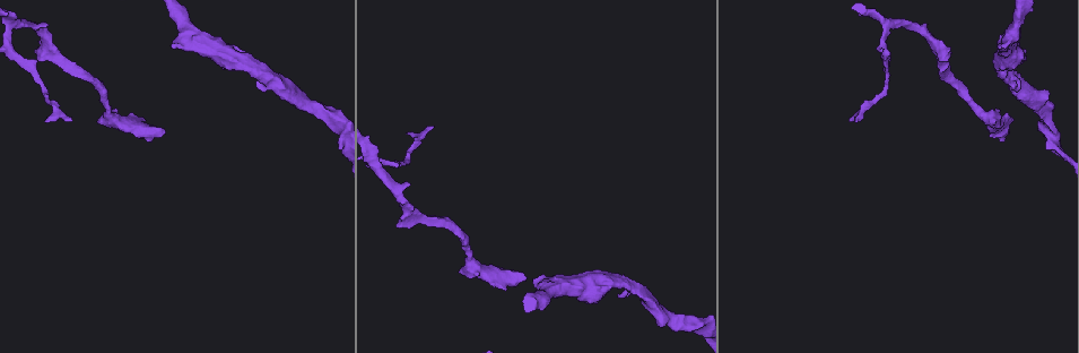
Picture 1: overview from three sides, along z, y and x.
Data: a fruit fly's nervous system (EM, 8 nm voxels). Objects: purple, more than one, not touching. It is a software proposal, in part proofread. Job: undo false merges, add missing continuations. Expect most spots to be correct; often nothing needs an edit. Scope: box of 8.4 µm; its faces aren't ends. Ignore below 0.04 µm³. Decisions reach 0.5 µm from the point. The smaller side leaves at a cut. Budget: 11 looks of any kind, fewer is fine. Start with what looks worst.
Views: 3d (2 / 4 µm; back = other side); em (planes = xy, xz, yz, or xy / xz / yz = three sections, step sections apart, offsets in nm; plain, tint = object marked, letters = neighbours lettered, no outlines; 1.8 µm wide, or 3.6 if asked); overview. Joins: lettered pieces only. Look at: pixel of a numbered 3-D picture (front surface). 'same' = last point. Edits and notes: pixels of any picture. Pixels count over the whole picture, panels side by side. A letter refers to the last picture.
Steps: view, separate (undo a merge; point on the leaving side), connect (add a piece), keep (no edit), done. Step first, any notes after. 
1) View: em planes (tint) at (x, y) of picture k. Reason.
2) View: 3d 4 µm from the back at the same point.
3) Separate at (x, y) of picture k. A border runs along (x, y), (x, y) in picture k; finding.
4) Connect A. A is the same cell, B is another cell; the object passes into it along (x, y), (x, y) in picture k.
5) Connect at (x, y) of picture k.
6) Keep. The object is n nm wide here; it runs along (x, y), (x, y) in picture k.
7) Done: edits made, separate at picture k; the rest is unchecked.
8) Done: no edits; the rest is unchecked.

View: 3d 4 µm at (162, 133) of picture 1. Free end.

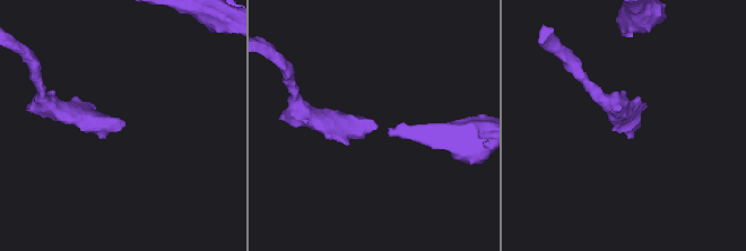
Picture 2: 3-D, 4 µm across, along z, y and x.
View: em 3.6 µm xy step 4 (plain) at (378, 127) of picture 2. Need the tissue.

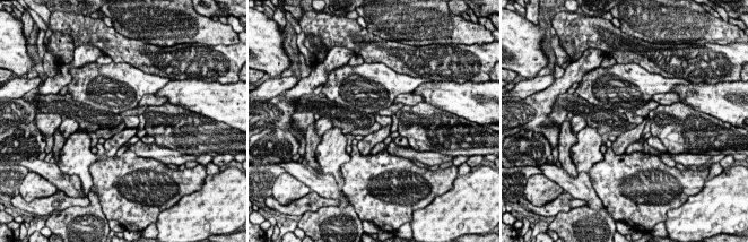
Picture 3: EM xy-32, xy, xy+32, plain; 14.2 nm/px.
View: em 3.6 µm xy step 4 (letters) at the same point.

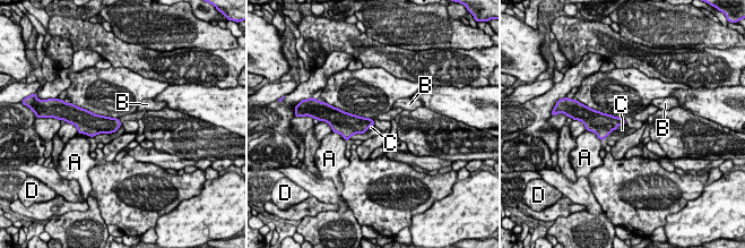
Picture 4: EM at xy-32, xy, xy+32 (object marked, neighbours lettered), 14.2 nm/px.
Connect C. C is the same cell, A, B and D are other cells; the object passes into it along (601, 124), (616, 128), (622, 129) in picture 4; the neuron continues.

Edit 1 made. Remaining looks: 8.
View: overview.

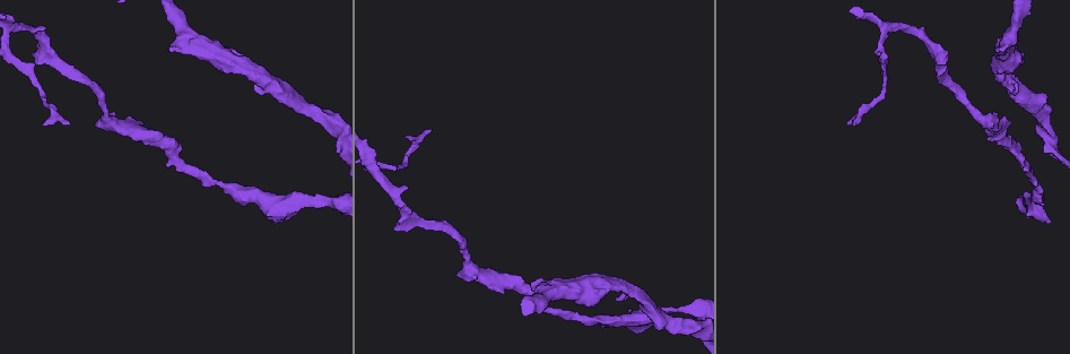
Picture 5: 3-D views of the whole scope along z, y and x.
View: em planes (letters) at (169, 47) of picture 5. Free end.

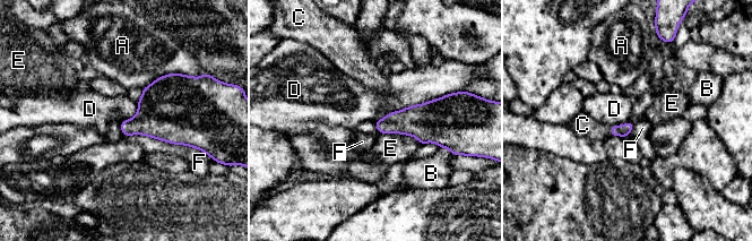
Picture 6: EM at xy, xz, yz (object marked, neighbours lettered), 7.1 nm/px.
Connect C. The longest contact is with D, 550 nm; C is the same cell, A, B, D, E and F are other cells; the neuron continues.

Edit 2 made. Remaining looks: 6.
View: overview. Redraw.

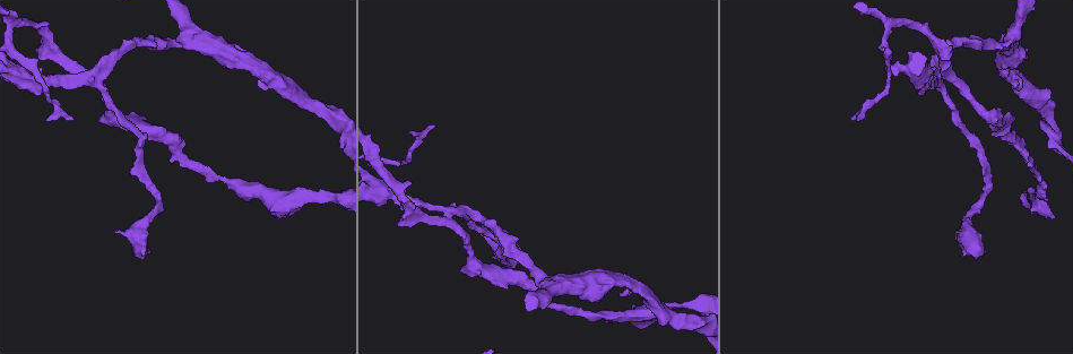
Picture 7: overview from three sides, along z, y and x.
View: em planes (plain) at (850, 116) of picture 7. An open end.

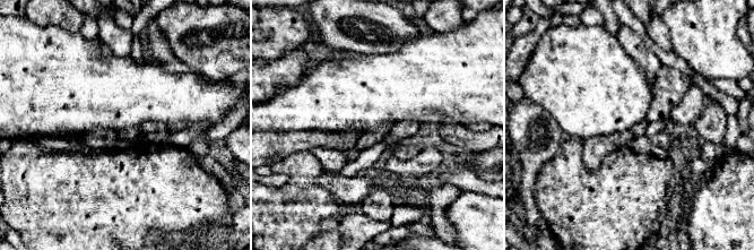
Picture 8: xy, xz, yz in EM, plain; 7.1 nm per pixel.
View: em planes (letters) at the same point.

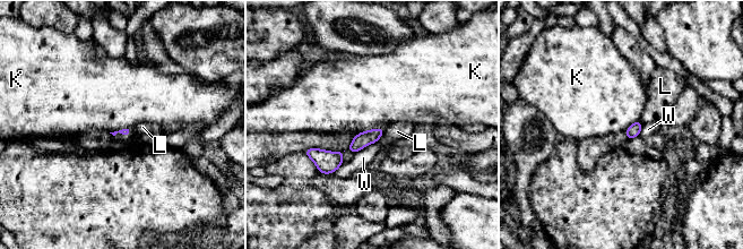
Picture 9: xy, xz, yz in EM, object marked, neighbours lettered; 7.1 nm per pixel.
Keep. K, L and W are other cells; a border runs along (385, 129), (362, 130), (354, 136) in picture 9; none of them fits.

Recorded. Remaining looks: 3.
View: em yz step 4 (letters) at (970, 218) of picture 7. Sudden change in width.

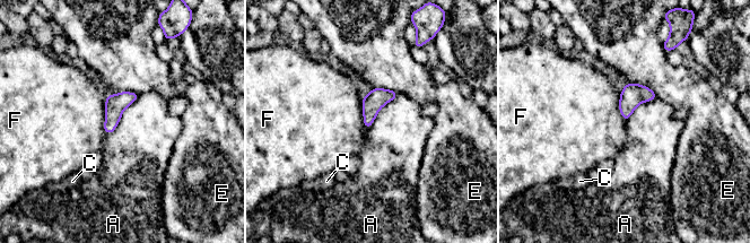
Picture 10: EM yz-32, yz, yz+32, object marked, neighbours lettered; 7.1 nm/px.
View: em planes (letters) at the same point.

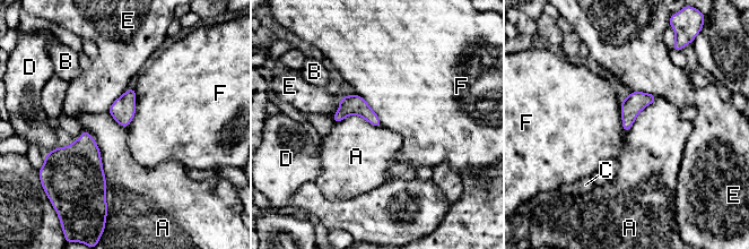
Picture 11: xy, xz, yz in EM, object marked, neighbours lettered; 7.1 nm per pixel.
Keep. The longest contact is with A, 440 nm; A, B, C, D, E and F are other cells; a border runs along (94, 139), (99, 152), (106, 200) in picture 11; one neuron here.

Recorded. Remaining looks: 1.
Done: edits made, connect at picture 4, connect at picture 6; the rest is unchecked.

